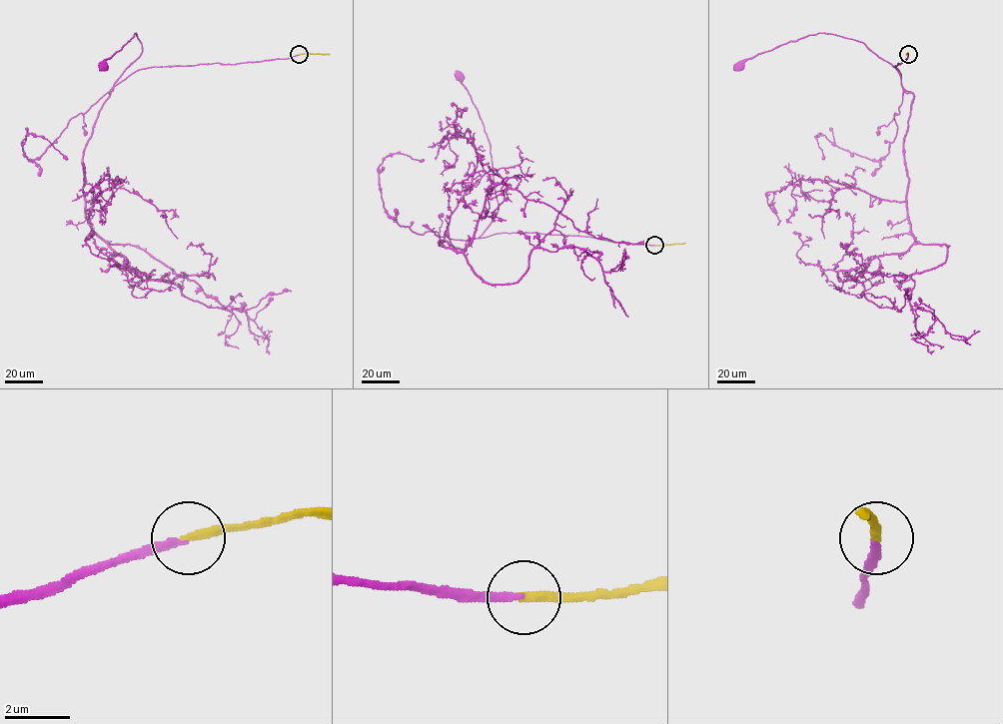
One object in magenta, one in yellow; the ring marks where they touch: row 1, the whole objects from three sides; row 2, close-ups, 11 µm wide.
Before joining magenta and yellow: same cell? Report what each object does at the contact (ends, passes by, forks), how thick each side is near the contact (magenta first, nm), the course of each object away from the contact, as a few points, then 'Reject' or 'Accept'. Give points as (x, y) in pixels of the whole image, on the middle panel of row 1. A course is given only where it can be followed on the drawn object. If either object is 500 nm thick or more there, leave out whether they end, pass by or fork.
At the ring magenta ends. At the ring yellow ends. Thickness 200 nm (magenta) against 260 nm. Course of magenta: (654, 246), (536, 232), (471, 239), (478, 238), (489, 226), (499, 202), (491, 144), (460, 76). Course of yellow: (654, 246), (685, 243). Accept

